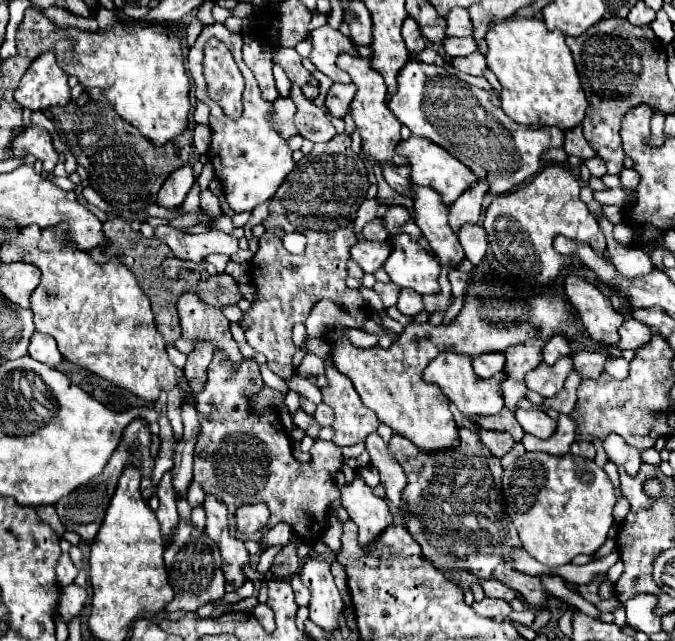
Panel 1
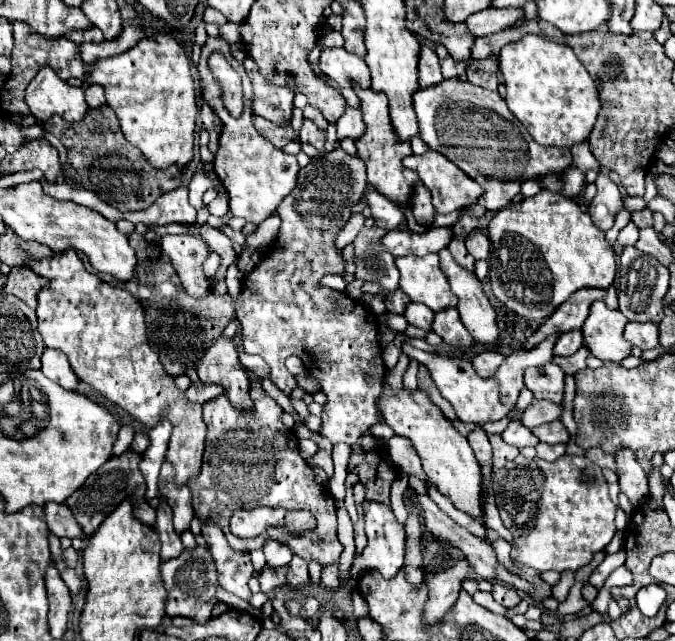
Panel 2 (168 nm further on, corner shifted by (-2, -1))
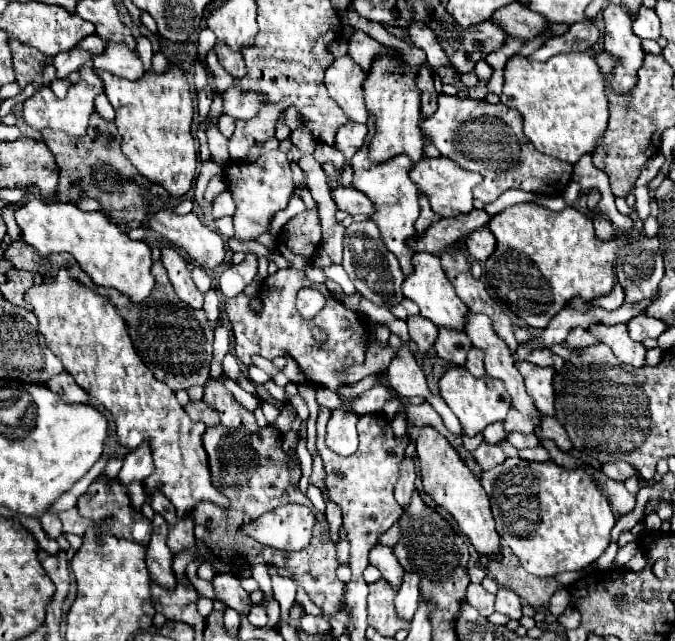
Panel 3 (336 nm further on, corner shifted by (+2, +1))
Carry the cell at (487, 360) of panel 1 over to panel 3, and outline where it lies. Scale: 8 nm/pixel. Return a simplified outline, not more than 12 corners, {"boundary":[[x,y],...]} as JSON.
{"boundary":[[471,348],[465,366],[475,378],[485,376],[483,352]]}

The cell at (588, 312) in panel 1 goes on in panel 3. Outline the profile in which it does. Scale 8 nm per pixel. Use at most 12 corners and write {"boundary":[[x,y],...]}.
{"boundary":[[591,324],[587,332],[607,344],[621,362],[645,364],[643,344],[629,338],[625,324]]}

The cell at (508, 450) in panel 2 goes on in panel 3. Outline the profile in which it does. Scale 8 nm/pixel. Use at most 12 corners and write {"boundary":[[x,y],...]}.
{"boundary":[[483,442],[475,460],[483,470],[491,470],[505,460],[499,444]]}

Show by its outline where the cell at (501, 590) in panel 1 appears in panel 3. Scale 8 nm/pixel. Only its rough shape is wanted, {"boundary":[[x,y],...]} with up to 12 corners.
{"boundary":[[499,588],[495,610],[511,620],[521,618],[521,598]]}

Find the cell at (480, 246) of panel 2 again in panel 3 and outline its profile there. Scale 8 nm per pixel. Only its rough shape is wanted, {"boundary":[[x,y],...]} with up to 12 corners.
{"boundary":[[489,228],[465,238],[465,248],[475,260],[487,260],[495,250]]}

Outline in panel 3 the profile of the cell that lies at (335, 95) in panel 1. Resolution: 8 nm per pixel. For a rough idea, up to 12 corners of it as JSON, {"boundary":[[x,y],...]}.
{"boundary":[[347,122],[337,130],[335,146],[347,160],[363,146],[367,126]]}

